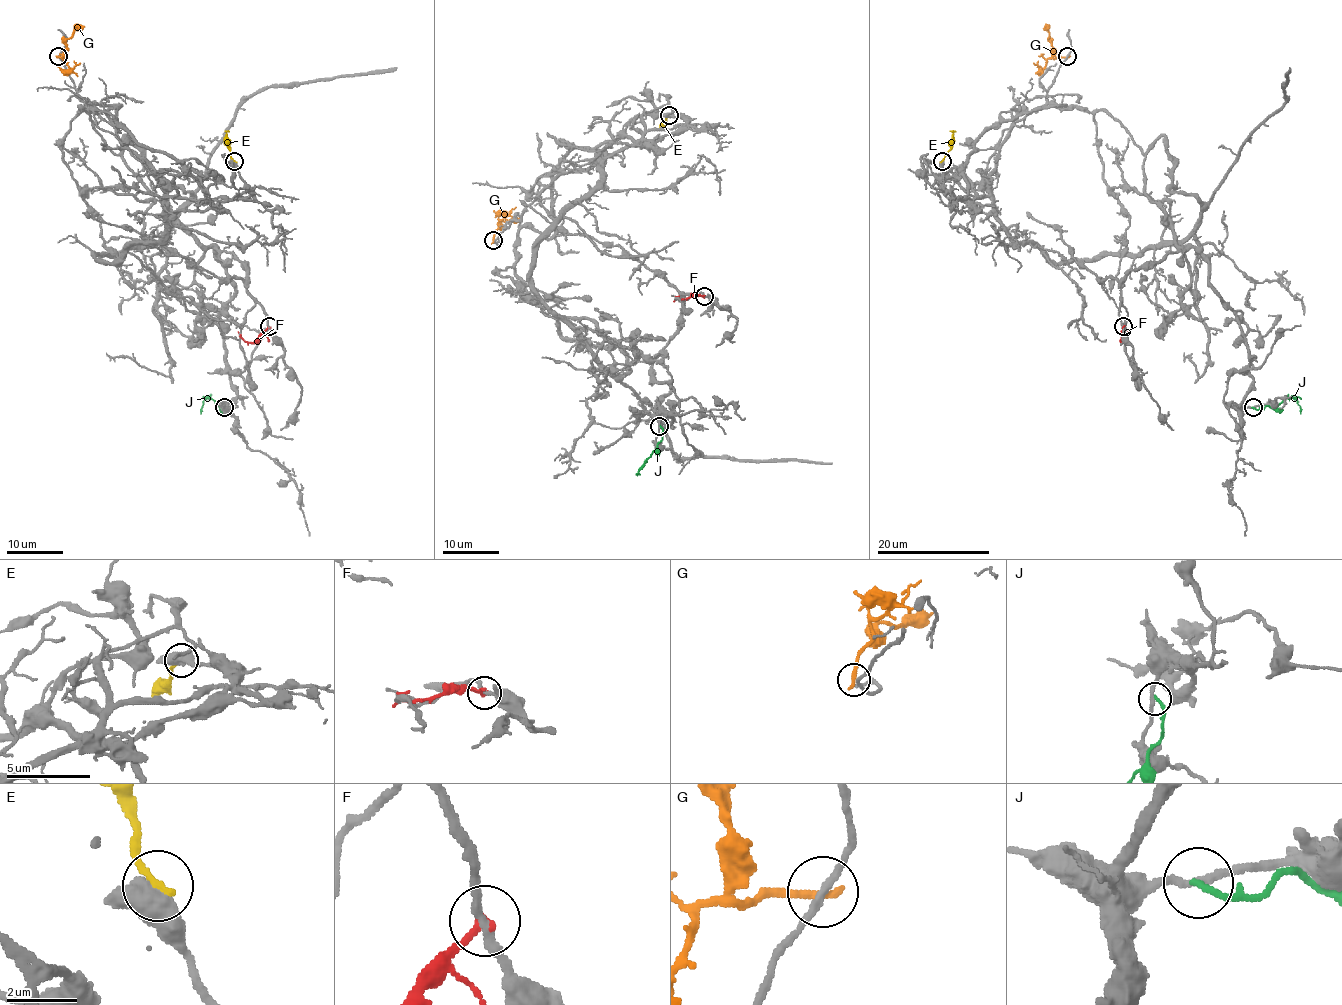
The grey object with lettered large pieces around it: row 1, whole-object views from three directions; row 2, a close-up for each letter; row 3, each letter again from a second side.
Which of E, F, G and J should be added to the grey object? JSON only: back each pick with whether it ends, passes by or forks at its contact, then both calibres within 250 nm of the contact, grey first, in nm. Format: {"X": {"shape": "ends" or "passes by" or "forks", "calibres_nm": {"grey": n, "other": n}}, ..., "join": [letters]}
{"join": []}

